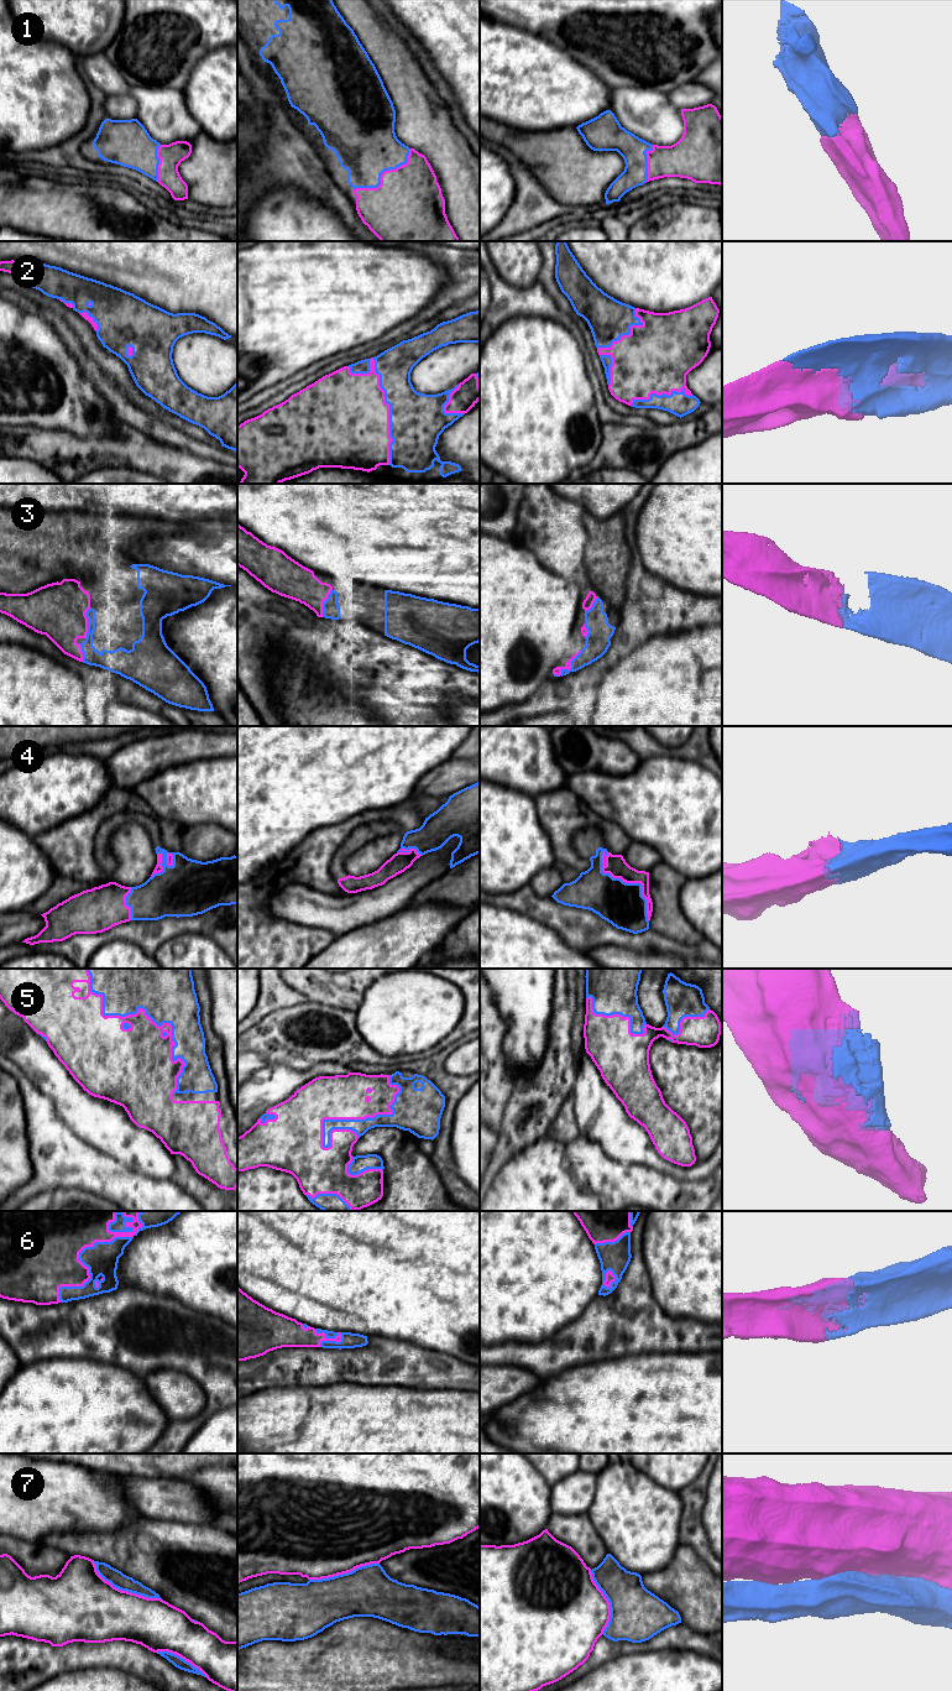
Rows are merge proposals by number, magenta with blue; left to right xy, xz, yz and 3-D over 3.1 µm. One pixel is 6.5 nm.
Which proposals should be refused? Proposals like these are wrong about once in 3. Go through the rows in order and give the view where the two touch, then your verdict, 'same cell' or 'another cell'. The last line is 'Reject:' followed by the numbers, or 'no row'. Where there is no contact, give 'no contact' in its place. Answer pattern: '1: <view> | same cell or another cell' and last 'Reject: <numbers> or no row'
1: xz | same cell
2: xz | same cell
3: yz | same cell
4: yz | same cell
5: xy | same cell
6: xy | same cell
7: xy | another cell
Reject: 7

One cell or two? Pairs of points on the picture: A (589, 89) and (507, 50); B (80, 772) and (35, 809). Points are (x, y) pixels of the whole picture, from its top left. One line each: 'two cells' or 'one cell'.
A: one cell
B: one cell

